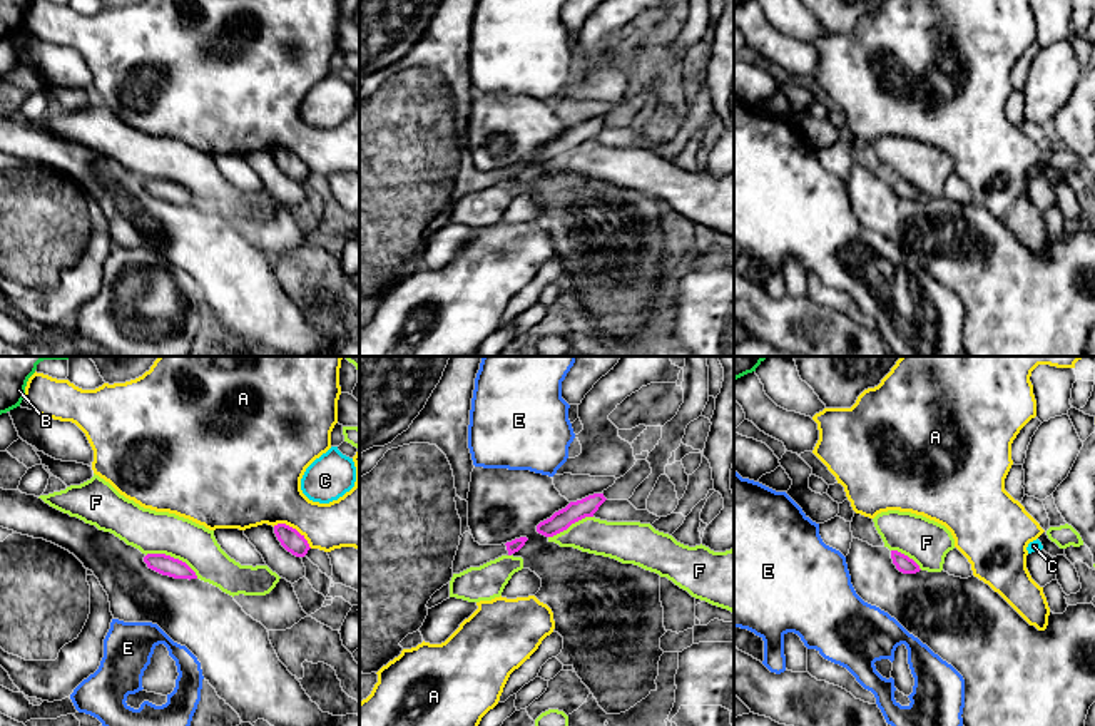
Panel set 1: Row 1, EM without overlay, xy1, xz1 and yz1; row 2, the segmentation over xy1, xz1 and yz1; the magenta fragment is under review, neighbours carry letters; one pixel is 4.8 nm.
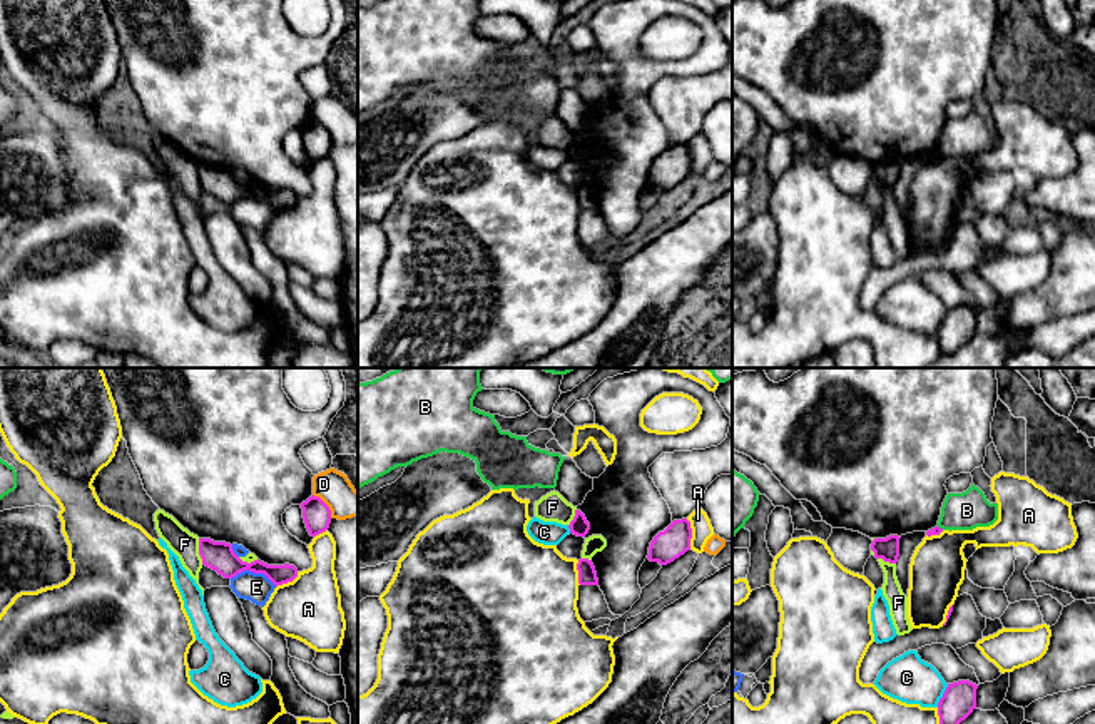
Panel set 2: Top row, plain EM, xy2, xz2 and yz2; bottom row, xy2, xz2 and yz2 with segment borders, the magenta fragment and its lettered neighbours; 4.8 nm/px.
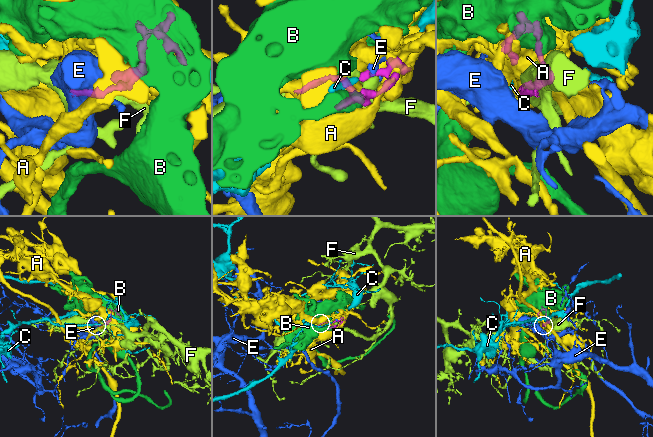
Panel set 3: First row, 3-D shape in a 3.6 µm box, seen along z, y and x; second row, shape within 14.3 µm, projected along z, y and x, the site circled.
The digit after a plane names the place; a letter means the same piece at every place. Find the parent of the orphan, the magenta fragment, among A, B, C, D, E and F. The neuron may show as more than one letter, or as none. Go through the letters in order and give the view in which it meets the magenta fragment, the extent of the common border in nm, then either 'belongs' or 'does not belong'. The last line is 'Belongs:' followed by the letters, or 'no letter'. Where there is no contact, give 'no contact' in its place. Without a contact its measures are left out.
A: contact in xy1; length 220 nm; does not belong
B: contact in yz2; length 40 nm; does not belong
C: contact in yz2; length 130 nm; does not belong
D: contact in xy2; length 150 nm; does not belong
E: contact in xy2; length 220 nm; does not belong
F: contact in xy1; length 280 nm; does not belong
Belongs: no letter

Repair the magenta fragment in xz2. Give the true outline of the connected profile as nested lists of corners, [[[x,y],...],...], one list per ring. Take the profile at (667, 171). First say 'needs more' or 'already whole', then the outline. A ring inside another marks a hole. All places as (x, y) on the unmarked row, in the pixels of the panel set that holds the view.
already whole; [[[687,144],[674,145],[664,157],[654,162],[647,184],[667,191],[690,176],[690,164],[690,147]]]

